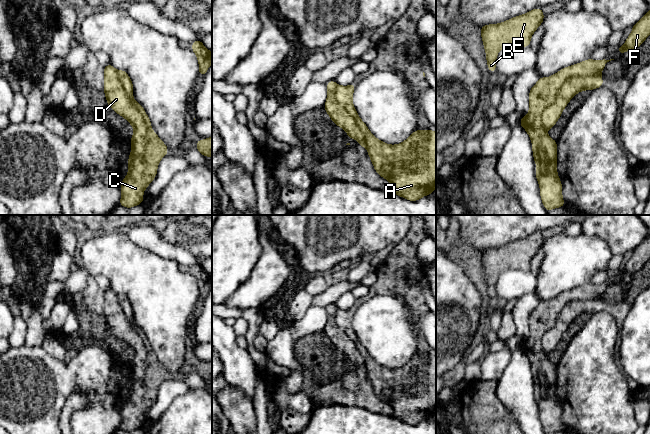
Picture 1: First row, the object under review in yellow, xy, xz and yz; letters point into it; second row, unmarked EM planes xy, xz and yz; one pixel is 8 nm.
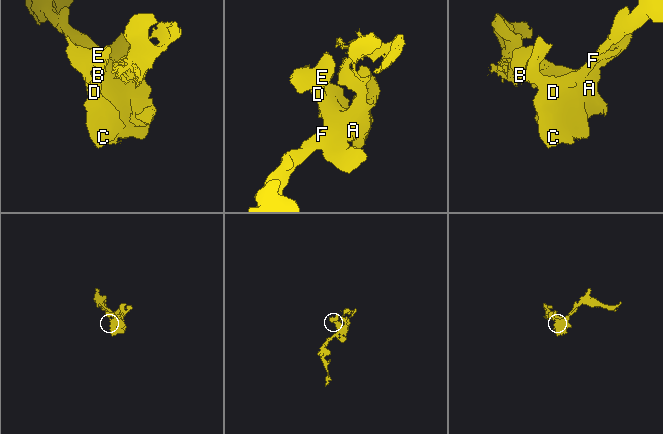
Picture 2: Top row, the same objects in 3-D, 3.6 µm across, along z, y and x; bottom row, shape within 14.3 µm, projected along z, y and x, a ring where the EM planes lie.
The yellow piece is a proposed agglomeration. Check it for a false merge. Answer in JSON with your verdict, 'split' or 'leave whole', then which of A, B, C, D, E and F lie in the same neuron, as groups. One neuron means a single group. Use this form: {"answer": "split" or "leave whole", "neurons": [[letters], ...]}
{"answer": "split", "neurons": [["A", "C", "F"], ["B", "D", "E"]]}

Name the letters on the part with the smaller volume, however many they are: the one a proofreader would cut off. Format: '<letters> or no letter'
B, D, E

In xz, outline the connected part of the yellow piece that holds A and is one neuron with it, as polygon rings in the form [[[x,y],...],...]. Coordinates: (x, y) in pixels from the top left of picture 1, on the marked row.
[[[355,83],[336,86],[335,99],[355,118],[363,132],[376,172],[392,186],[392,193],[410,201],[435,192],[436,183],[436,132],[416,130],[404,142],[389,145],[378,140],[358,116],[352,102]]]

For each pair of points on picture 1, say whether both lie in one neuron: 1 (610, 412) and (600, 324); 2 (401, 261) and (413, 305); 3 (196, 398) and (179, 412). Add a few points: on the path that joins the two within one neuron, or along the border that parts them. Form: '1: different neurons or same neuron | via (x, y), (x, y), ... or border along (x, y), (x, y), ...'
1: same neuron | via (600, 390), (600, 346)
2: same neuron | via (401, 272), (401, 286), (409, 294)
3: same neuron | via (192, 402), (183, 411)

